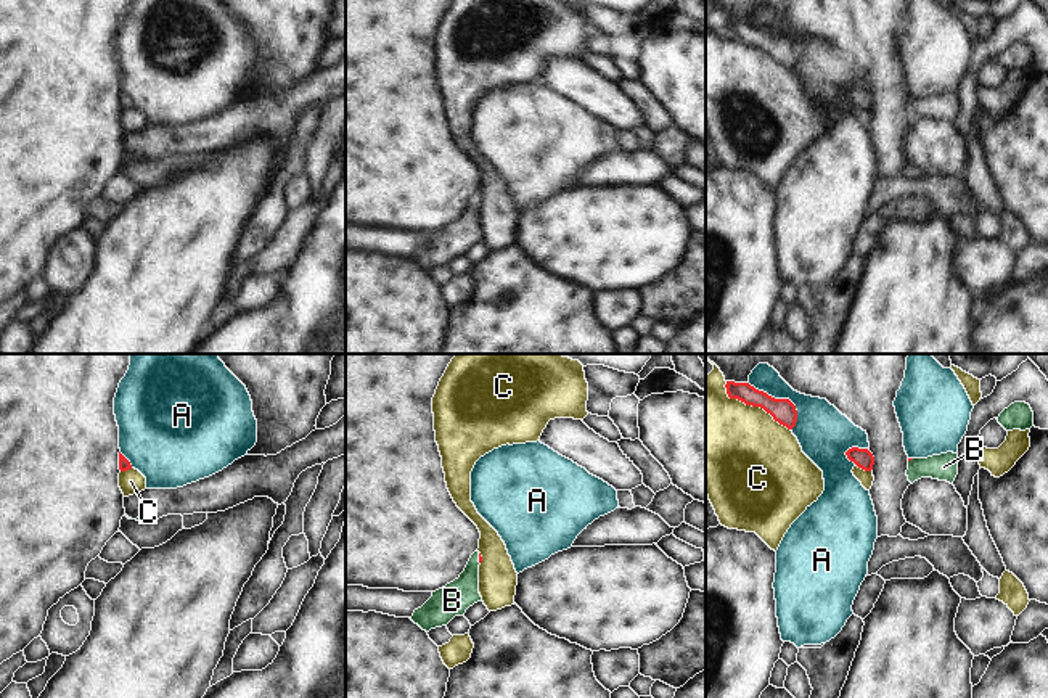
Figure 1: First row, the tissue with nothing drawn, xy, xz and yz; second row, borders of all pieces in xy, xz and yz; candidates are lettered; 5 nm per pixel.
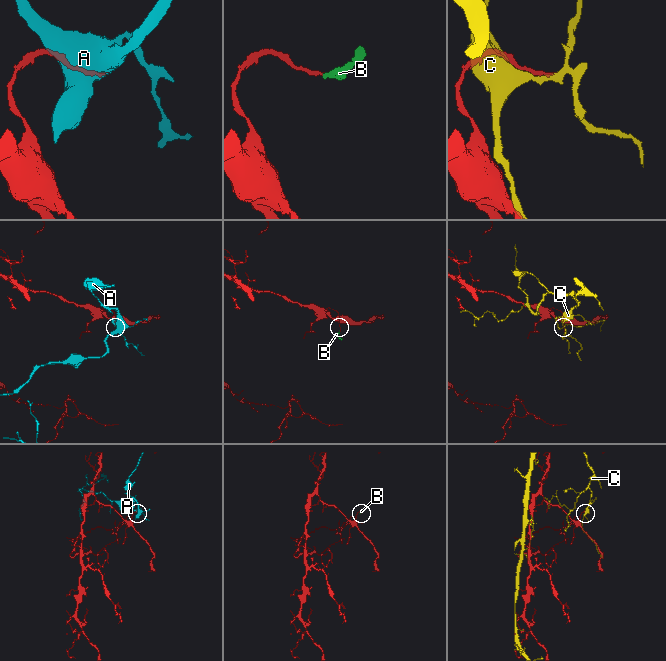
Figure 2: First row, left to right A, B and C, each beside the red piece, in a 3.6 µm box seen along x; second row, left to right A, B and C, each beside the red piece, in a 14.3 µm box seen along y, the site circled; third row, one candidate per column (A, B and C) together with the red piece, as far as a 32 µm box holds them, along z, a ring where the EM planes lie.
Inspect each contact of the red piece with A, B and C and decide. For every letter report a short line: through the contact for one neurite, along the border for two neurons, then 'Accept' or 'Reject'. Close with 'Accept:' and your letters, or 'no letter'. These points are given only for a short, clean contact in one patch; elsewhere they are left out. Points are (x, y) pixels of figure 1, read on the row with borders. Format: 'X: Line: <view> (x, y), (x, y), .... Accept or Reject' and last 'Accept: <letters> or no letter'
A: Reject
B: Line: xz (479, 554), (479, 558), (452, 600). Accept
C: Reject
Accept: B

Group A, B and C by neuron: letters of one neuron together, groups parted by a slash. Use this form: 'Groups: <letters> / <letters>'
Groups: A / B / C

